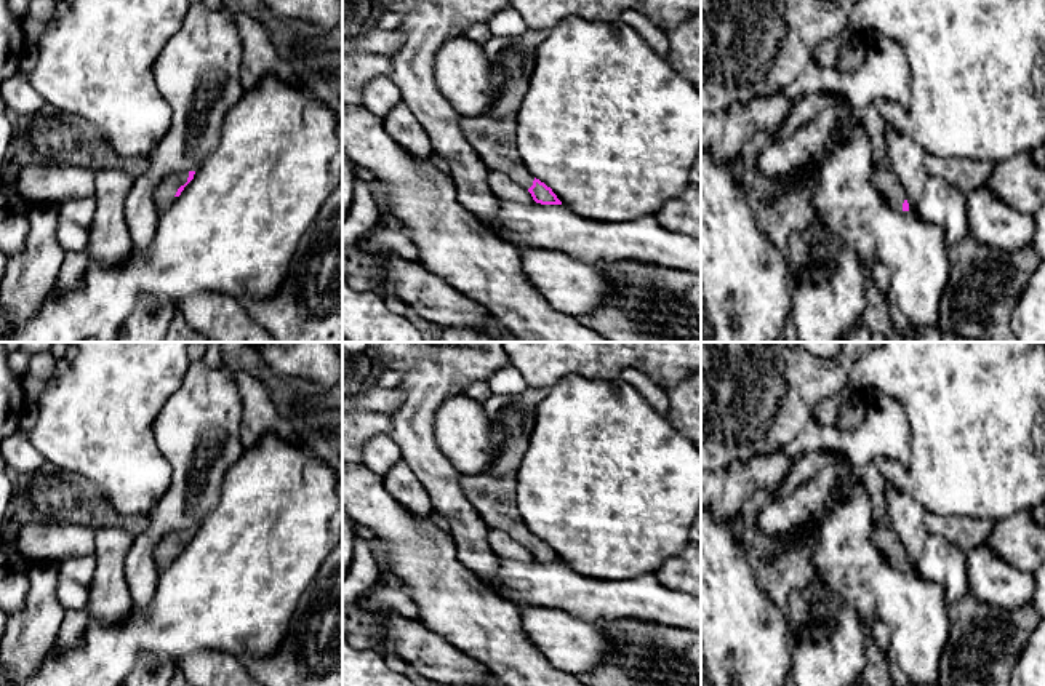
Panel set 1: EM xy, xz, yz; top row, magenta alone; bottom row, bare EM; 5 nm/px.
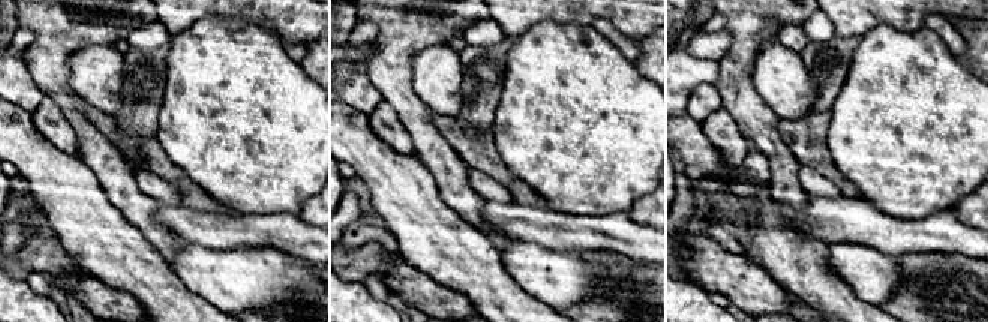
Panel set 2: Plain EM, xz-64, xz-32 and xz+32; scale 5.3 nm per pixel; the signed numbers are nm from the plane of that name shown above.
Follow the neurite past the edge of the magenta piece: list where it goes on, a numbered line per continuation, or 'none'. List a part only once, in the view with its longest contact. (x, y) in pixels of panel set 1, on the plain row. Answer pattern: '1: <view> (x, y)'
1: xy (165, 552)

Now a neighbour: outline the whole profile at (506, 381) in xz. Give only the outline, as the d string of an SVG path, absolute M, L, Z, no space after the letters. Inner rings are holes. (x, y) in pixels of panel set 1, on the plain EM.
M512 365L499 368L486 384L493 395L517 395L528 389L523 376Z

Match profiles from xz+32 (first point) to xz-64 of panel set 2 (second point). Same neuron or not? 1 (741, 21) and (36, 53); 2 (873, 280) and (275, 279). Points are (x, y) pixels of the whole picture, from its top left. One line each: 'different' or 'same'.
1: same
2: same

